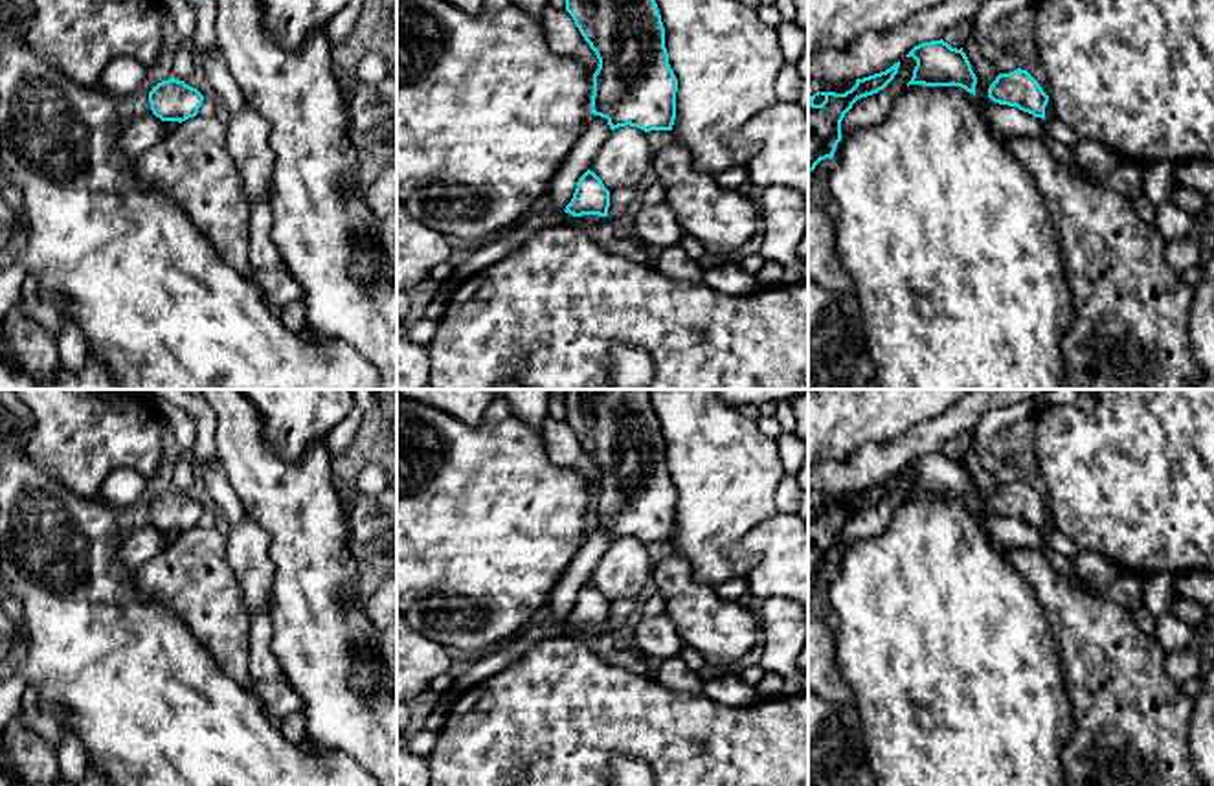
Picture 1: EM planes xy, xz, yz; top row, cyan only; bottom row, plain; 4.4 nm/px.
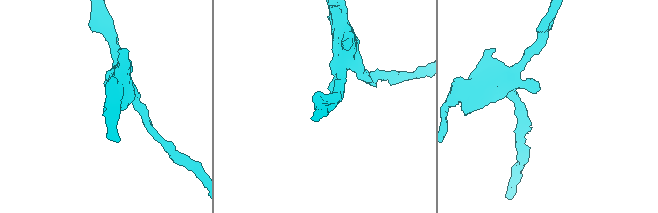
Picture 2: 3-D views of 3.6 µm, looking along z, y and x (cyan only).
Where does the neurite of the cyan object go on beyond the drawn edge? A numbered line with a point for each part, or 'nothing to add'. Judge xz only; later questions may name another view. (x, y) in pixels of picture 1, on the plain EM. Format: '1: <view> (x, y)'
nothing to add

